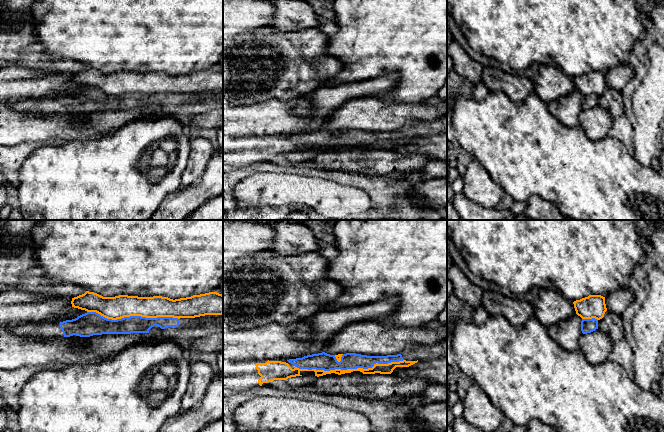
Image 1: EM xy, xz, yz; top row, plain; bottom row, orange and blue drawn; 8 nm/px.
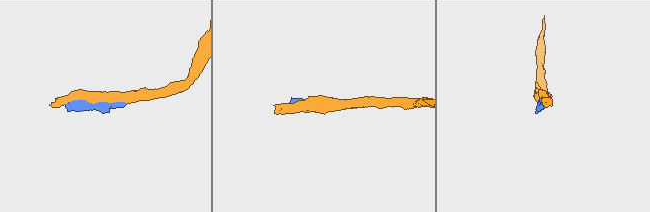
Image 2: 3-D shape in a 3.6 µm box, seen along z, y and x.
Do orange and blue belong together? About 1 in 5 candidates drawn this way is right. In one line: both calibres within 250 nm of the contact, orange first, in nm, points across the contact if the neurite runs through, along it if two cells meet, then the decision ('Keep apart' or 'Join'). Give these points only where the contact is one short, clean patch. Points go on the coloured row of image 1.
Thickness 80 nm (orange) against 140 nm. Keep apart

